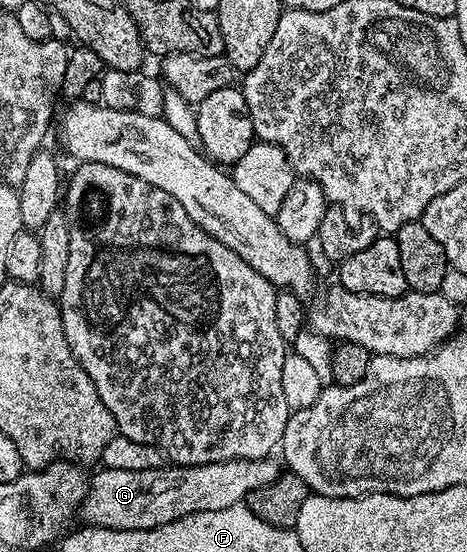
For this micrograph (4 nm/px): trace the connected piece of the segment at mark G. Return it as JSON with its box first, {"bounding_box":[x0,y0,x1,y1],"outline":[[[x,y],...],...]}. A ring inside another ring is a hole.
{"bounding_box":[79,457,279,530],"outline":[[[276,457],[256,458],[255,460],[227,460],[212,462],[198,466],[178,466],[163,464],[147,472],[123,472],[122,470],[98,469],[98,474],[88,479],[85,499],[81,502],[79,518],[86,527],[98,526],[108,530],[150,530],[163,524],[171,524],[175,520],[183,520],[183,516],[191,516],[195,512],[219,512],[219,508],[231,508],[244,503],[246,496],[255,488],[263,488],[263,484],[271,484],[279,473]]]}

